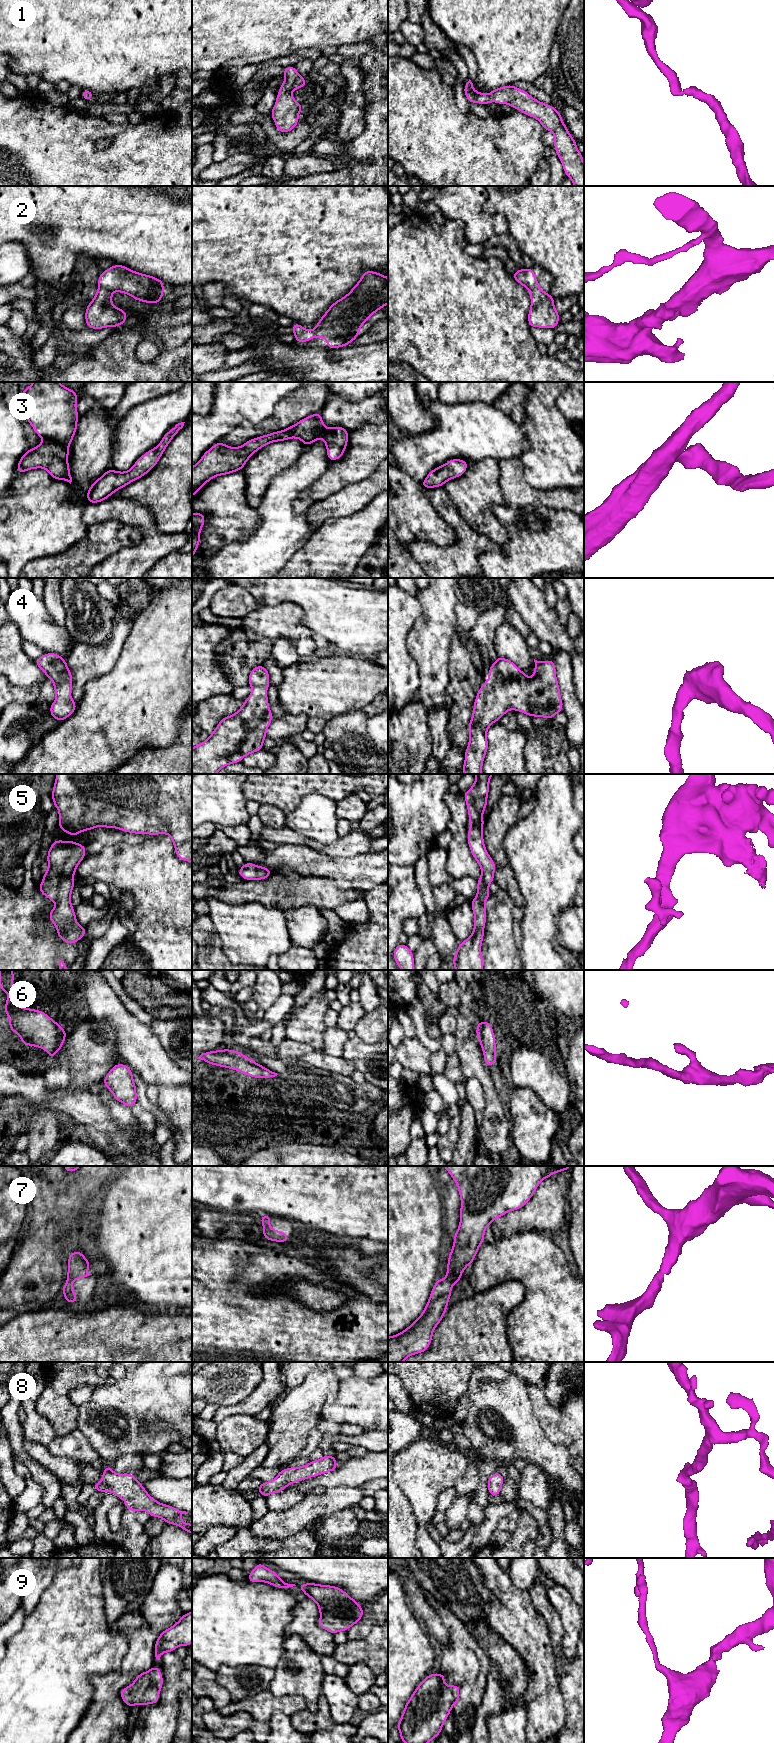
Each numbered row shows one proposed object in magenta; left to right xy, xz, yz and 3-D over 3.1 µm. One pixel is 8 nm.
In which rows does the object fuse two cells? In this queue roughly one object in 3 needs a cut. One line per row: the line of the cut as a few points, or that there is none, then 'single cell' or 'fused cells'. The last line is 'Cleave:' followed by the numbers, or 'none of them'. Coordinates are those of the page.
1: no cut | single cell
2: no cut | single cell
3: no cut | single cell
4: no cut | single cell
5: no cut | single cell
6: no cut | single cell
7: no cut | single cell
8: no cut | single cell
9: no cut | single cell
Cleave: none of them

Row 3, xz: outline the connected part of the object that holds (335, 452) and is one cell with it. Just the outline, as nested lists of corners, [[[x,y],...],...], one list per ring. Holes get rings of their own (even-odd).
[[[319,412],[285,430],[250,439],[240,447],[229,447],[219,441],[192,467],[192,497],[210,479],[242,470],[248,459],[269,443],[298,438],[306,447],[321,437],[326,445],[329,461],[334,461],[340,459],[345,452],[348,436],[349,432],[341,426],[325,427]]]

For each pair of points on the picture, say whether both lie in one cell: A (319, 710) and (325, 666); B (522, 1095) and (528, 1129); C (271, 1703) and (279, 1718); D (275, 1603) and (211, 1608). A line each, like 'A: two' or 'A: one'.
A: one
B: one
C: two
D: one

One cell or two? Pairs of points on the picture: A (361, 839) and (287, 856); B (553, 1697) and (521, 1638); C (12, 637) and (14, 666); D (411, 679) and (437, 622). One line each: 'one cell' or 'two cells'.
A: two cells
B: one cell
C: one cell
D: two cells

